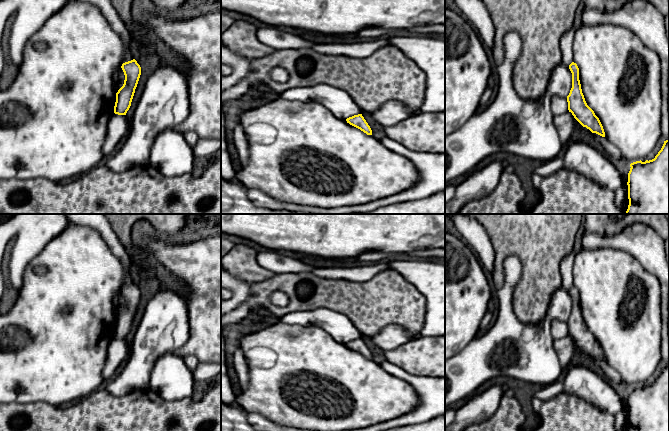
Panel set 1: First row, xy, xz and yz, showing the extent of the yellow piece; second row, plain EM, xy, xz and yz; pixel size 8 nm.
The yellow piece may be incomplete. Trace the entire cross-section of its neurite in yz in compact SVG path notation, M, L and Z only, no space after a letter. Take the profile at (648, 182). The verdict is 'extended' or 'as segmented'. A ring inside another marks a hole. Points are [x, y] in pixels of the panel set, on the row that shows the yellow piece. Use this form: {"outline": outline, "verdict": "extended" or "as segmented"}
{"outline": "M669 139L652 160L630 164L628 173L629 205L625 214L669 214Z", "verdict": "as segmented"}

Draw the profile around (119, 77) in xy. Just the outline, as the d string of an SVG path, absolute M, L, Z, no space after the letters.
M120 67L114 76L114 84L116 86L116 92L118 92L118 90L123 86L124 80L125 75L122 68Z

